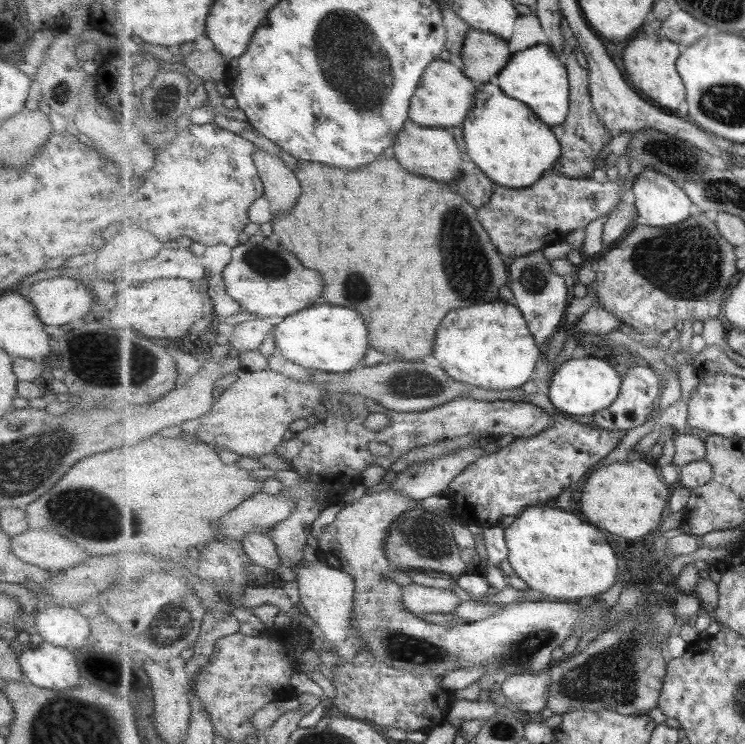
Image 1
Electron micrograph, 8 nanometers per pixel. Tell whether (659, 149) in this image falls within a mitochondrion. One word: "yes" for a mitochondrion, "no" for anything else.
yes

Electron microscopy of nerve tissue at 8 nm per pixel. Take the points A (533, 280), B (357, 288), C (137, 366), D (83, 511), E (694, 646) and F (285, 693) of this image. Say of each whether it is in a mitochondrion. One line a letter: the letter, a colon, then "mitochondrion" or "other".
A: mitochondrion
B: mitochondrion
C: mitochondrion
D: mitochondrion
E: other
F: other

